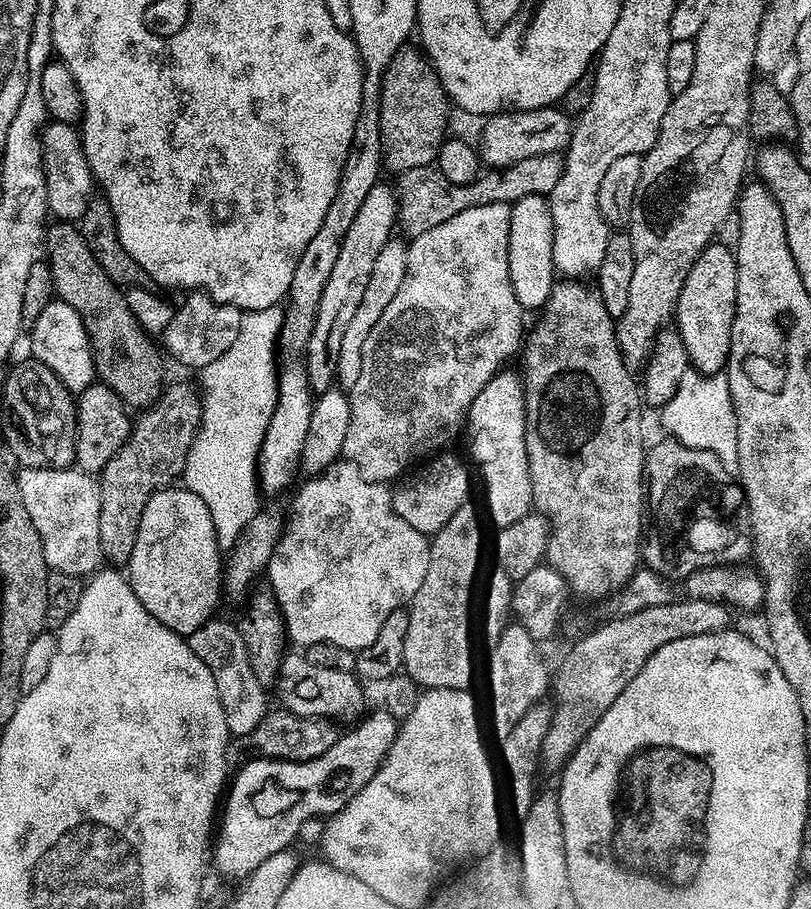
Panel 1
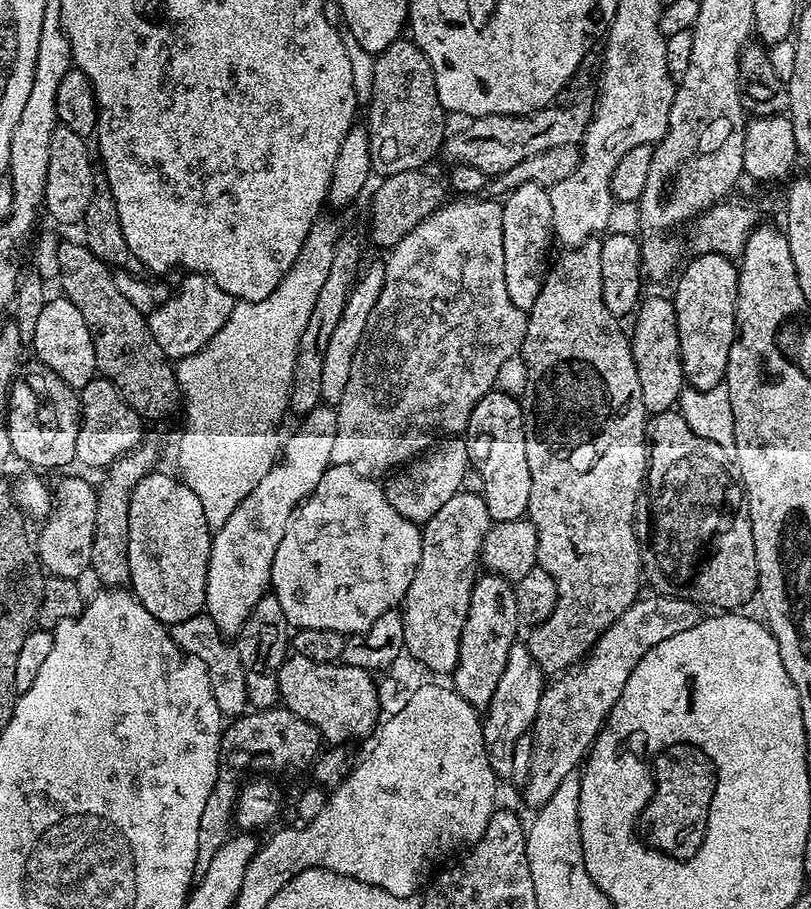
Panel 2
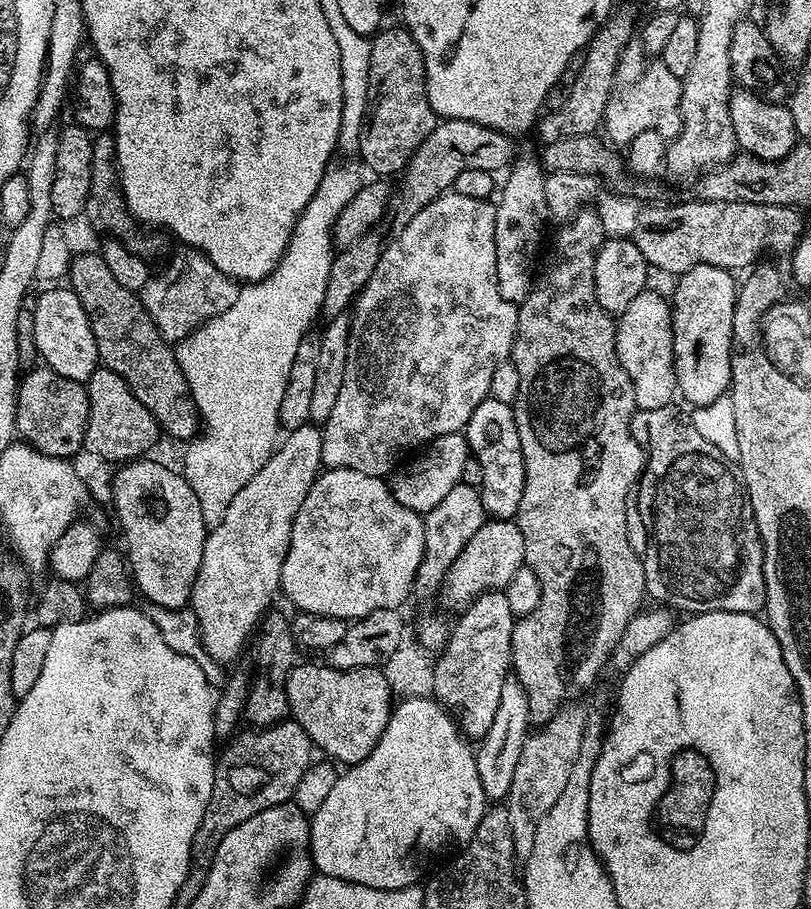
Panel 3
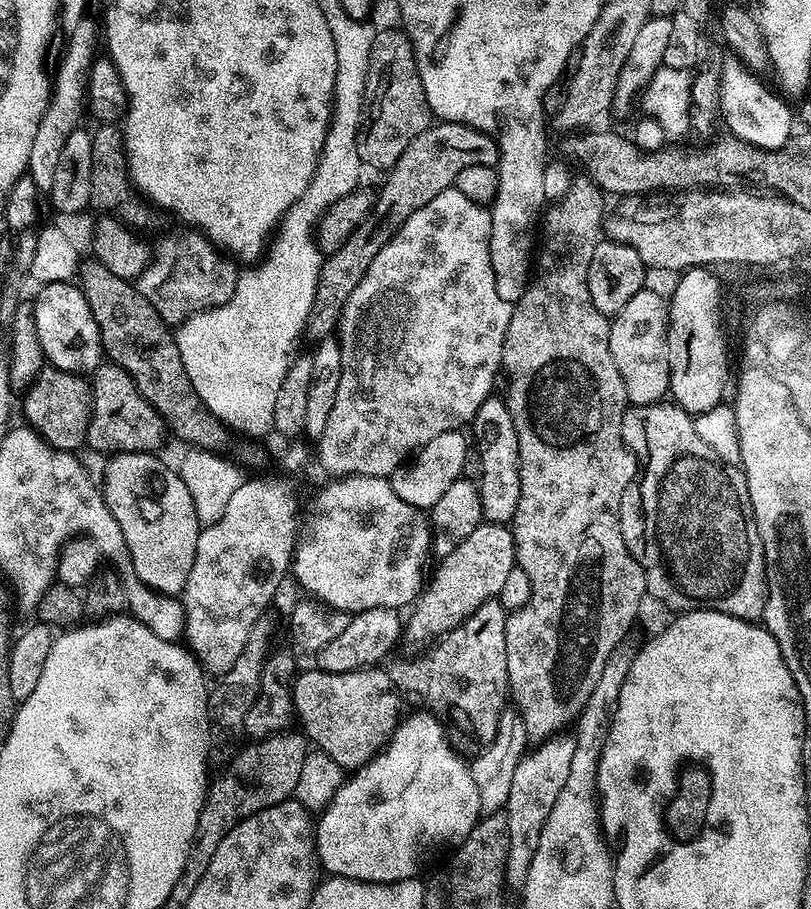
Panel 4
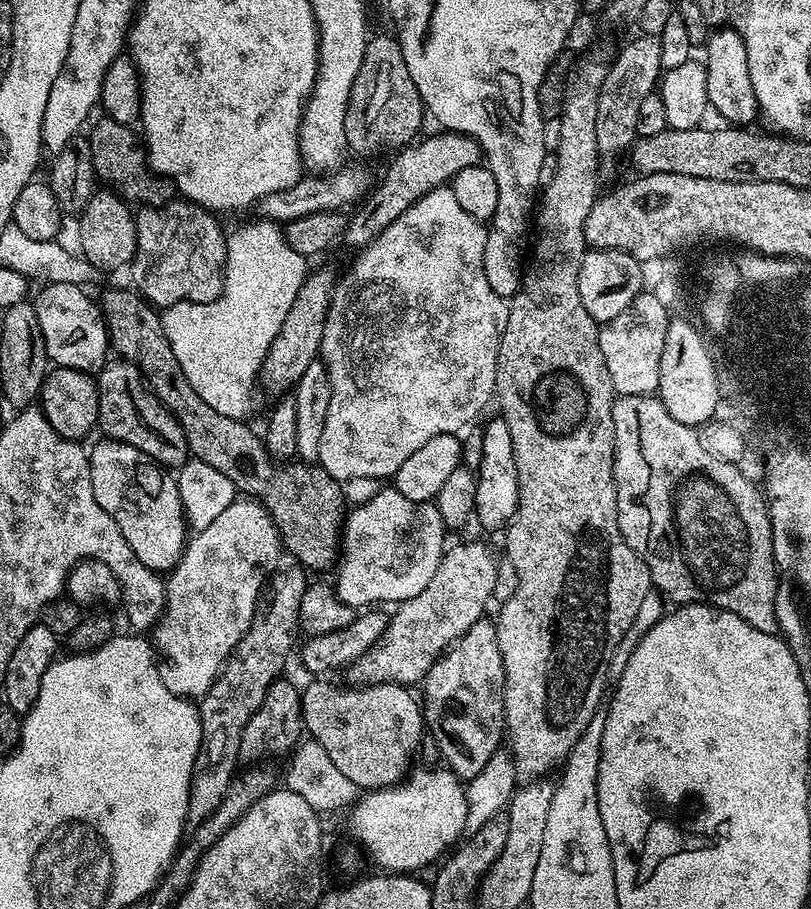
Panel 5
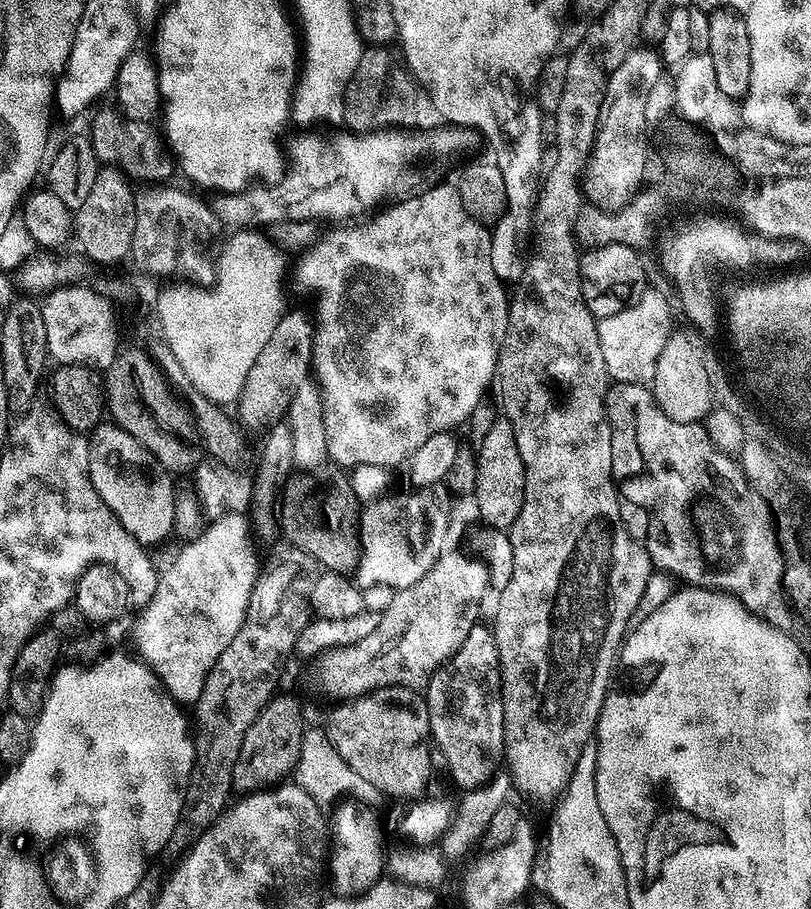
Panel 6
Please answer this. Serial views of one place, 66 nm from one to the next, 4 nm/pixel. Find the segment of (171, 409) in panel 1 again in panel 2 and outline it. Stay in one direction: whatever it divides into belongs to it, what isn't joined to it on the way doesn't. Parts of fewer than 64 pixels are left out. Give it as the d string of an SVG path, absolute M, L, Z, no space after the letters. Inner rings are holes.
M149 442L141 443L135 450L120 456L110 464L105 471L102 484L98 486L98 511L95 514L94 546L91 550L91 571L106 588L124 588L130 583L129 576L129 498L133 487L142 480L146 473L155 471L158 460L158 450Z

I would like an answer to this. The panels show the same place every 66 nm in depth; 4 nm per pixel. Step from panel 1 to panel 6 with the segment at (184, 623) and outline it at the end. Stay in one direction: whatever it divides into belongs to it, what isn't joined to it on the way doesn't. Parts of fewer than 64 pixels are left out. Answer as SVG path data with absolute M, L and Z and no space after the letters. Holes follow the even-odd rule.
M101 422L88 436L88 477L98 490L98 498L122 522L122 526L139 544L160 544L173 533L175 510L173 477L133 436L114 422ZM172 479L172 480L171 480Z

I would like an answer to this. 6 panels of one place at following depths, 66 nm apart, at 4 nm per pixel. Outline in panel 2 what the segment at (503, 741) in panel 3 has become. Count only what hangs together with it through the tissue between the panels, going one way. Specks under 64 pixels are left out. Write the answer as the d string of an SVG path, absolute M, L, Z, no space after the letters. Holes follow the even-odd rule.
M523 643L513 644L510 658L506 658L506 670L502 670L502 678L498 678L498 687L494 690L494 698L486 709L482 720L484 729L484 746L488 750L488 761L497 777L512 776L514 770L514 746L518 738L529 735L533 722L540 709L540 699L546 687L545 673L534 662Z

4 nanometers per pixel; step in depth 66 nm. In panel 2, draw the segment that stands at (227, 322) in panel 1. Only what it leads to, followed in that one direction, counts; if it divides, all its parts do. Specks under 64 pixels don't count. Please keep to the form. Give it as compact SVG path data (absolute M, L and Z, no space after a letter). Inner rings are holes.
M199 274L185 275L180 289L169 295L165 304L159 304L153 312L147 313L150 330L156 335L158 346L168 355L168 359L175 362L202 350L226 326L230 314L237 304L237 299L222 286L218 286L208 276Z

